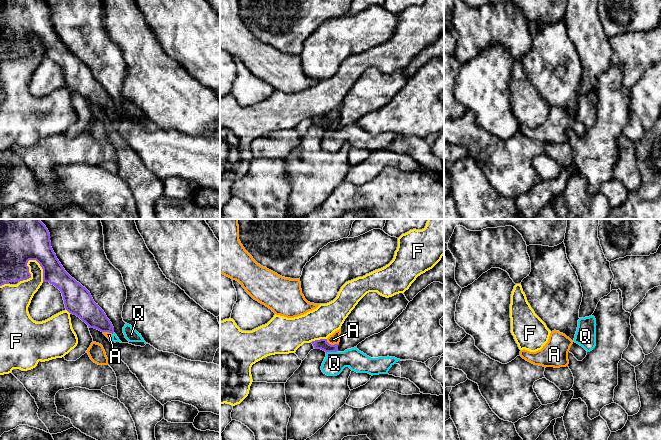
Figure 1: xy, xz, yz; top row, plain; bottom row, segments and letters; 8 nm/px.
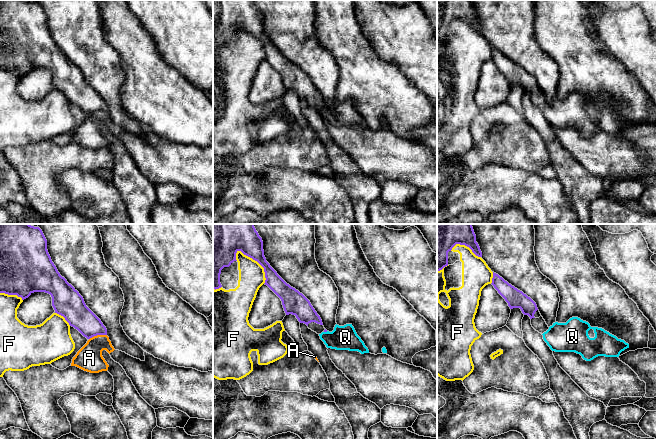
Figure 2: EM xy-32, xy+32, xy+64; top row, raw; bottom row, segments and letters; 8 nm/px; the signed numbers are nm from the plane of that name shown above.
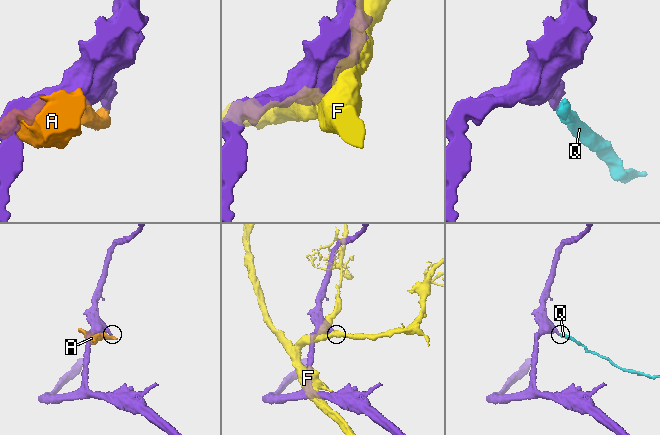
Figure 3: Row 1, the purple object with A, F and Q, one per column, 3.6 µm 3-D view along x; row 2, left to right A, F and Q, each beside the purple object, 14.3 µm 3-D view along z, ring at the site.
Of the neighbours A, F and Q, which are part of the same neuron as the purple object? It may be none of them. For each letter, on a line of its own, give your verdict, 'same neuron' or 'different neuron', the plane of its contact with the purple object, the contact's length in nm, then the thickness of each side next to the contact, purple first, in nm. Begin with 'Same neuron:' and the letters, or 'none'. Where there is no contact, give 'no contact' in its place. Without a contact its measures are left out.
Same neuron: Q
A: different neuron; contact in xz; length 110 nm; calibres 90 and 80 nm
F: different neuron; contact in xy; length 240 nm; calibres 340 and 240 nm
Q: same neuron; contact in xz; length 100 nm; calibres 90 and 170 nm

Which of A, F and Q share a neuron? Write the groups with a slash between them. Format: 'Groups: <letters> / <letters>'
Groups: A / F / Q

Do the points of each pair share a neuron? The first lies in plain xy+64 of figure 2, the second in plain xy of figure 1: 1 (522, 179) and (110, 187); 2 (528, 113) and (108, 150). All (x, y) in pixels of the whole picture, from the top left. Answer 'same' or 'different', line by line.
1: same
2: different

